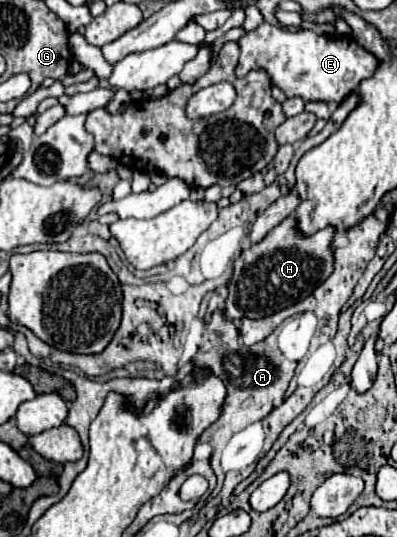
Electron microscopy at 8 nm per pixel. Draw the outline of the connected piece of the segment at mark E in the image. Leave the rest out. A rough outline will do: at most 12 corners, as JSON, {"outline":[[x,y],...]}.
{"outline":[[259,25],[237,75],[341,103],[379,61],[355,39]]}

